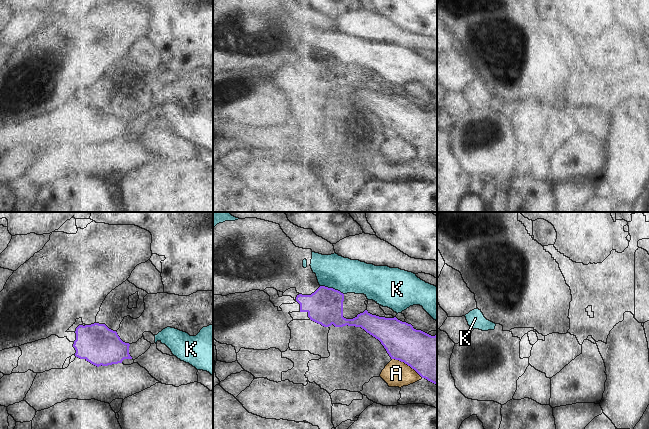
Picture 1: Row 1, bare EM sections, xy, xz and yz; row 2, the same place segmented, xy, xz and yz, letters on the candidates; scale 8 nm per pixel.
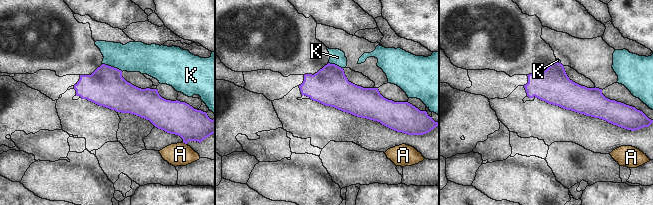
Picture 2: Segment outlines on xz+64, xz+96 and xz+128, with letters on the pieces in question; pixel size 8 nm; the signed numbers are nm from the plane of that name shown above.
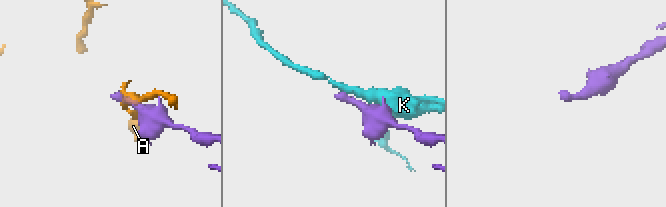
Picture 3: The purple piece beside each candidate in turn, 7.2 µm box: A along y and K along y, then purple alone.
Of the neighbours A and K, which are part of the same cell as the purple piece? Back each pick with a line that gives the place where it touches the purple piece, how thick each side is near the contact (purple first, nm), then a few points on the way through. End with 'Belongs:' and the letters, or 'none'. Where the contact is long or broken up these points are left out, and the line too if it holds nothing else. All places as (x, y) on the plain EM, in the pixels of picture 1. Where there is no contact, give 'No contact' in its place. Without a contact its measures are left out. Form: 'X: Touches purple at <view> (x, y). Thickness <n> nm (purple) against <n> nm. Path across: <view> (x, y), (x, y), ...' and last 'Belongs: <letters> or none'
Belongs: none.

